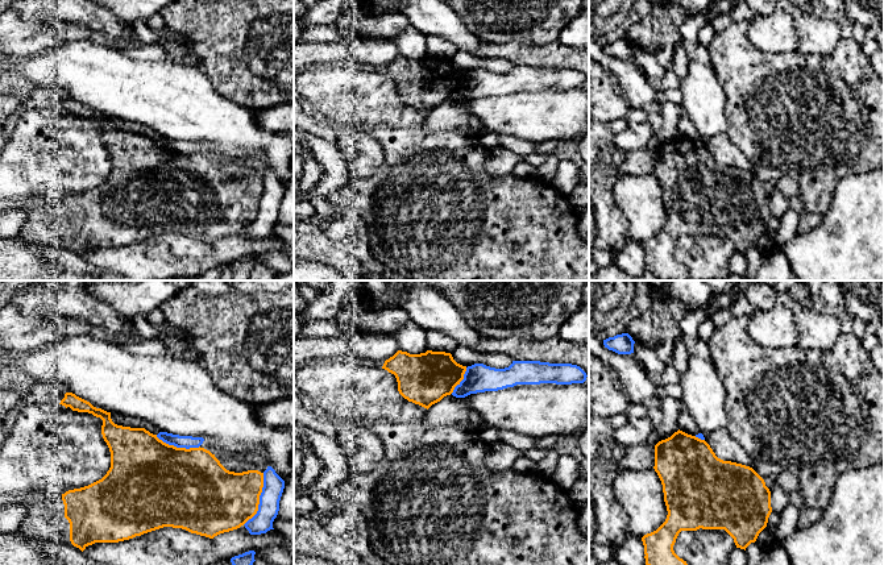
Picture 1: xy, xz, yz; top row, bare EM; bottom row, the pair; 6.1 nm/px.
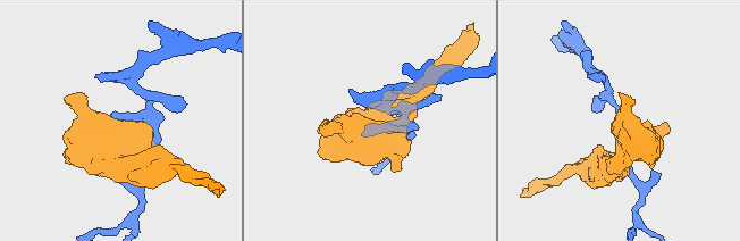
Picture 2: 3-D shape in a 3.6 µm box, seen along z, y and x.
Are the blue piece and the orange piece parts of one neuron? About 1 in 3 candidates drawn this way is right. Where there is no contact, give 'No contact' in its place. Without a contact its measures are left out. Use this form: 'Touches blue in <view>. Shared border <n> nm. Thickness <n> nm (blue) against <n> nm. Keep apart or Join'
Touches blue in xy. Shared border 340 nm. Thickness 130 nm (blue) against 380 nm. Keep apart

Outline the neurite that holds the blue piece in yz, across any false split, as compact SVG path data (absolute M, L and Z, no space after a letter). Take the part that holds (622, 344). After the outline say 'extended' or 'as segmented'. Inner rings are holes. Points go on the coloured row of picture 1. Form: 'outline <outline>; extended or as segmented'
outline M628 333L617 335L603 340L605 348L613 350L618 354L631 354L634 353L635 341Z; as segmented

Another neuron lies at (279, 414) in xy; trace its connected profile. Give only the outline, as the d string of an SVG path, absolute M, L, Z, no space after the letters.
M294 398L254 406L262 424L294 433Z

